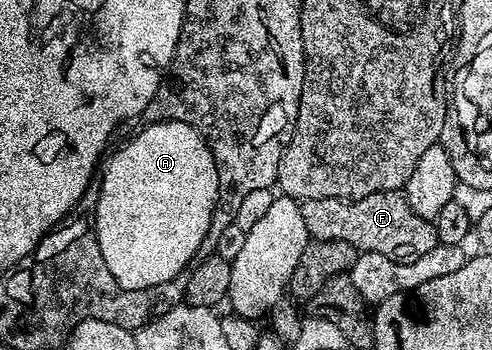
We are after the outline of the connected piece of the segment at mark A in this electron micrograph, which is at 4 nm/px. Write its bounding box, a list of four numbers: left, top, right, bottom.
[93,120,218,289]

